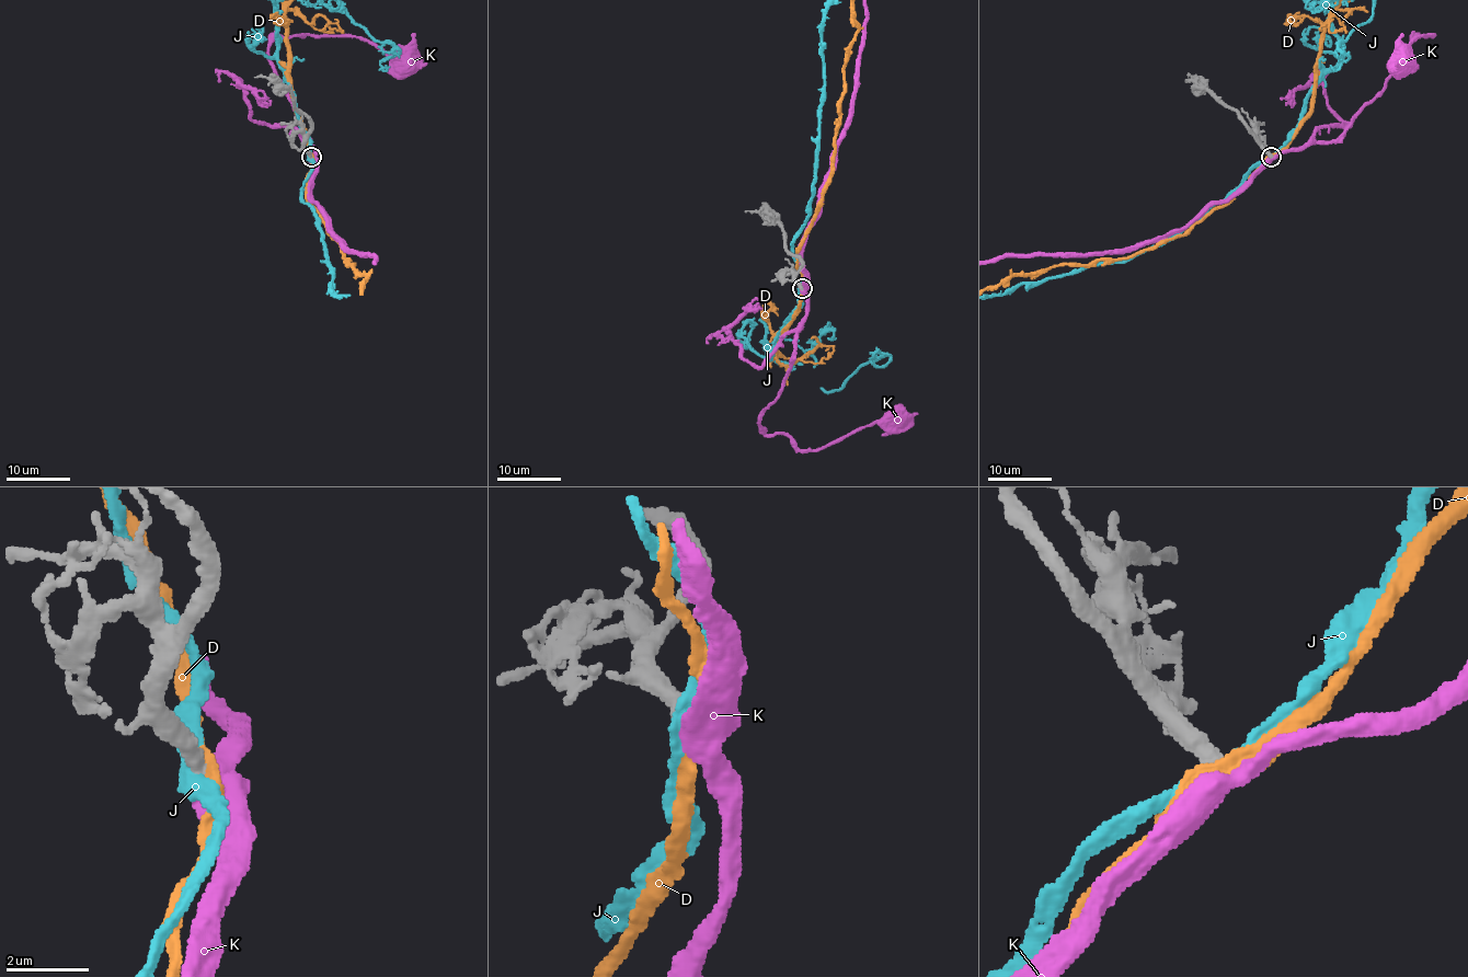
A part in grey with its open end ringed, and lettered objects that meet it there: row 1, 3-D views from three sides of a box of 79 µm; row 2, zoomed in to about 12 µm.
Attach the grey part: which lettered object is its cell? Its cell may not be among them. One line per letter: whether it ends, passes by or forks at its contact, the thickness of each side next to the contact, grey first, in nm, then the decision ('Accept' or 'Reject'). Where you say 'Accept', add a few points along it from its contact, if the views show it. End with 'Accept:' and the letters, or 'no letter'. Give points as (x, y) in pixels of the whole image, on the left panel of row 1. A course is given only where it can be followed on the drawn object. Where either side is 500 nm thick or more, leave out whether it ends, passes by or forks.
D: It passes by. Thickness 440 nm (grey) against 320 nm. Reject
J: It passes by. Thickness 480 nm (grey) against 360 nm. Reject
K: Thickness 440 nm (grey) against 550 nm. Accept. Its course: (310, 158), (314, 151), (268, 59), (268, 42), (275, 35), (362, 37), (401, 70), (404, 64)
Accept: K

